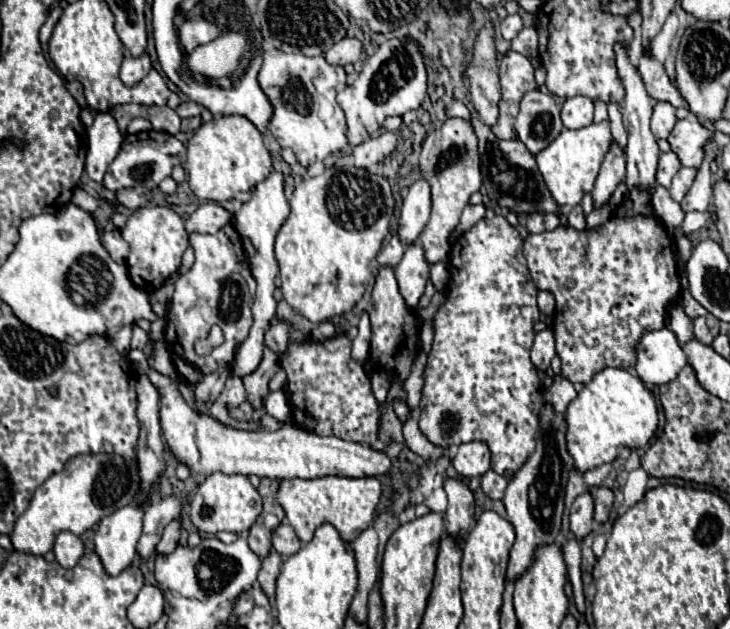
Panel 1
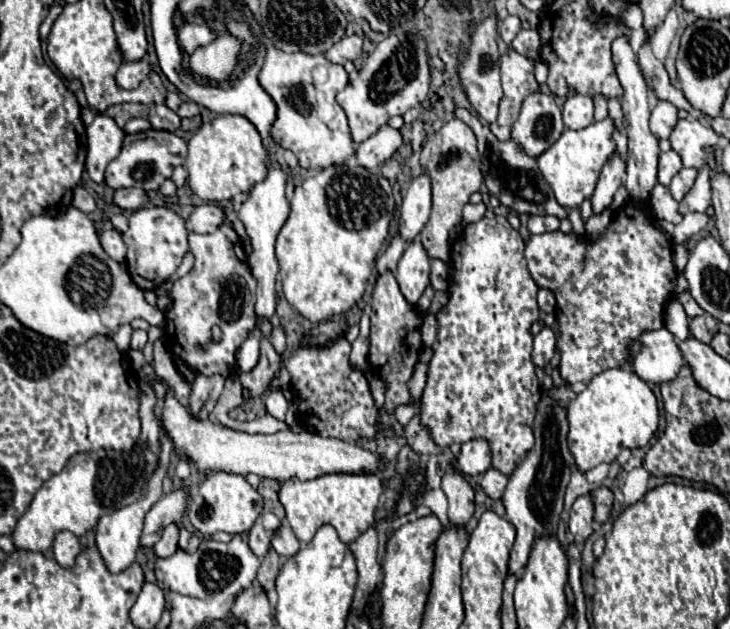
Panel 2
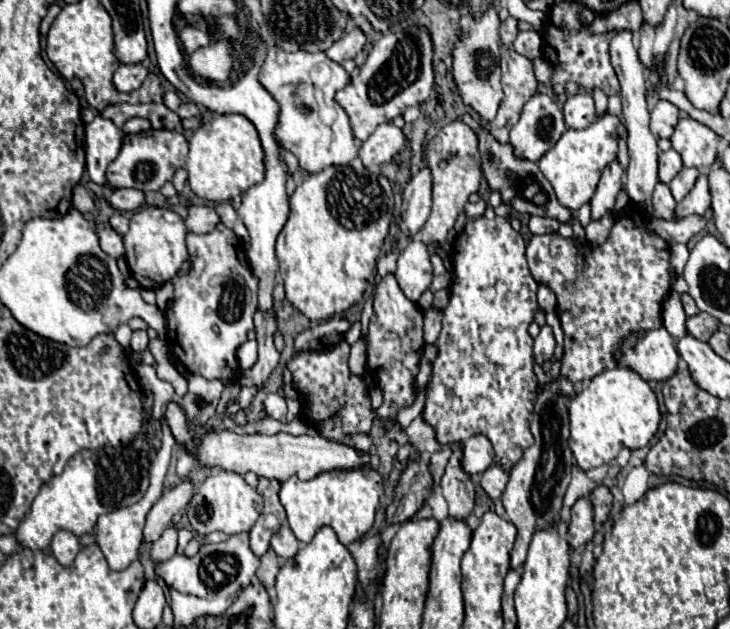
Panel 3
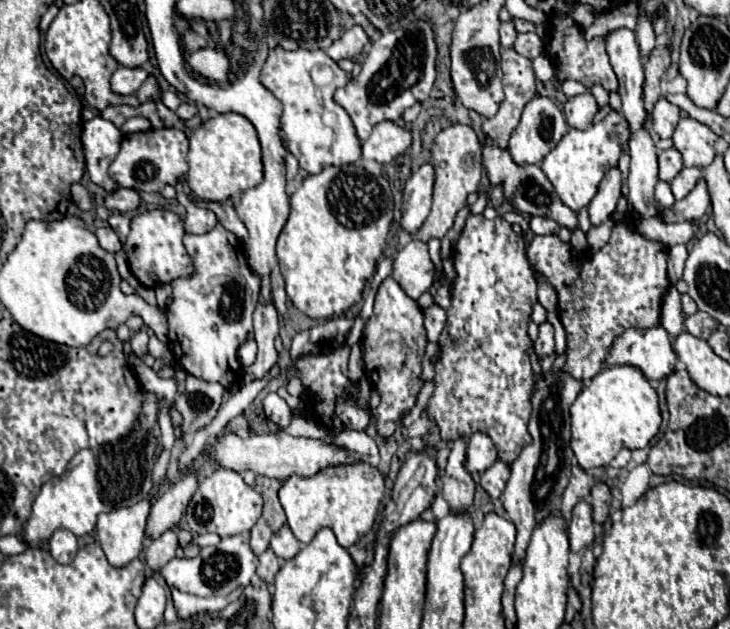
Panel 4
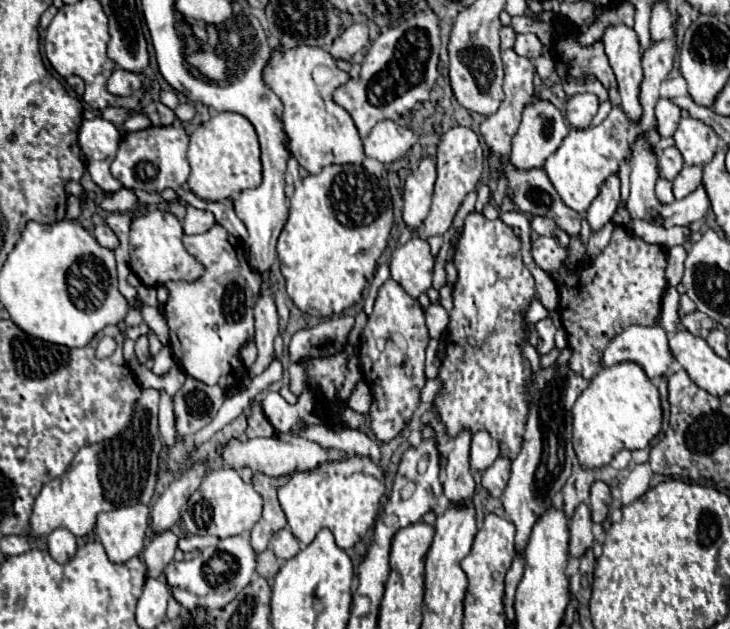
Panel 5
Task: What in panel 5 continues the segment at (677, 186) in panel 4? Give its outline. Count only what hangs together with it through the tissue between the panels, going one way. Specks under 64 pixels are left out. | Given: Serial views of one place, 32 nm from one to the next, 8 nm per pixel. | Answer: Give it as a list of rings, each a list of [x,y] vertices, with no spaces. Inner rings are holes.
[[[684,166],[672,182],[672,190],[674,190],[676,200],[694,192],[700,182],[702,182],[702,168],[700,166]]]

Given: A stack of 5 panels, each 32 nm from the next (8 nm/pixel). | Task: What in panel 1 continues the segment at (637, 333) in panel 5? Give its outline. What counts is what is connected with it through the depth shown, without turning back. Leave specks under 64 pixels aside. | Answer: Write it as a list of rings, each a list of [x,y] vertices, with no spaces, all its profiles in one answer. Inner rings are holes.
[[[668,328],[646,332],[636,348],[638,362],[636,372],[644,382],[666,384],[672,382],[678,372],[688,364],[688,358],[676,338]]]

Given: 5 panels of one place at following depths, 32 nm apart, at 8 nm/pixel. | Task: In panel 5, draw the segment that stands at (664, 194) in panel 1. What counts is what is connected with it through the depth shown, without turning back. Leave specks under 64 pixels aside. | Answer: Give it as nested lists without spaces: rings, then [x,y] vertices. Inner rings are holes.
[[[658,180],[656,182],[656,198],[662,204],[670,204],[674,202],[674,194],[672,194],[672,184],[668,180]]]

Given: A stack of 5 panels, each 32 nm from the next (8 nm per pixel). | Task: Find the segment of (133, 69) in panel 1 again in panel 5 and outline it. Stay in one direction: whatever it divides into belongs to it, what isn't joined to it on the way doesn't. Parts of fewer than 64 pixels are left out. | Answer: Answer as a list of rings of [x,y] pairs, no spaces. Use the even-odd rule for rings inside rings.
[[[116,68],[108,80],[108,90],[116,96],[130,96],[136,90],[140,90],[142,80],[144,80],[144,72],[128,72],[128,70]]]

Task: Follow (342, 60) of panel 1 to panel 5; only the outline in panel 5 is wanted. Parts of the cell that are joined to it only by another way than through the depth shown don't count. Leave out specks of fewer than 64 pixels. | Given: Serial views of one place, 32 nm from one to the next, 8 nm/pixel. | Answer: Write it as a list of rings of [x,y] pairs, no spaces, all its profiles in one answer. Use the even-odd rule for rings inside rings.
[[[352,24],[350,28],[344,30],[344,34],[340,34],[334,44],[330,46],[330,56],[332,58],[342,58],[342,60],[350,60],[356,52],[362,52],[368,46],[368,28],[364,24]]]

